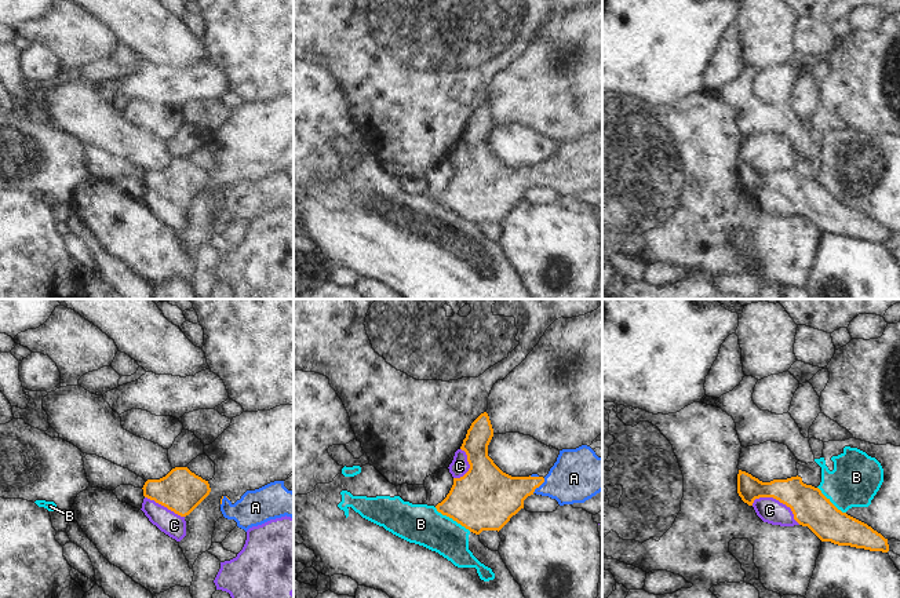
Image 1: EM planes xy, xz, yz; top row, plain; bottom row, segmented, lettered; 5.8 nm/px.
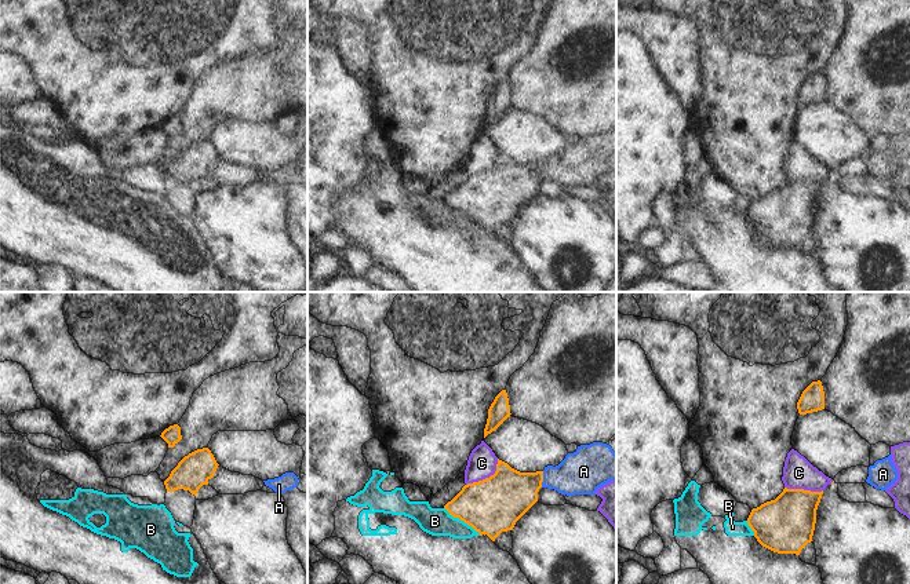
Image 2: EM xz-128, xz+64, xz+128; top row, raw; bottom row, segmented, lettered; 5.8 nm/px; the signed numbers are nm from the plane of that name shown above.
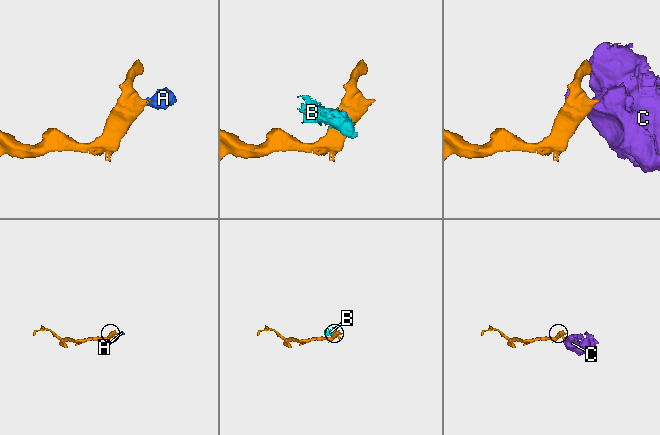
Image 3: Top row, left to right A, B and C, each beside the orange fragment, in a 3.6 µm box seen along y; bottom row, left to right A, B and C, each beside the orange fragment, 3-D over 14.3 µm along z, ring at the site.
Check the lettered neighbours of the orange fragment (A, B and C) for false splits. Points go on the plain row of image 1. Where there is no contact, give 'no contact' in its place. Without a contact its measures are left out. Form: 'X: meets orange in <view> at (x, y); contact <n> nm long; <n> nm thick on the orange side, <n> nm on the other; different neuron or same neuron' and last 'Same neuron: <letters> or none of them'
A: meets orange in xz at (539, 177); contact 120 nm long; 280 nm thick on the orange side, 300 nm on the other; same neuron
B: meets orange in xz at (452, 210); contact 260 nm long; 360 nm thick on the orange side, 240 nm on the other; different neuron
C: meets orange in yz at (779, 192); contact 320 nm long; 220 nm thick on the orange side, 150 nm on the other; different neuron
Same neuron: A

